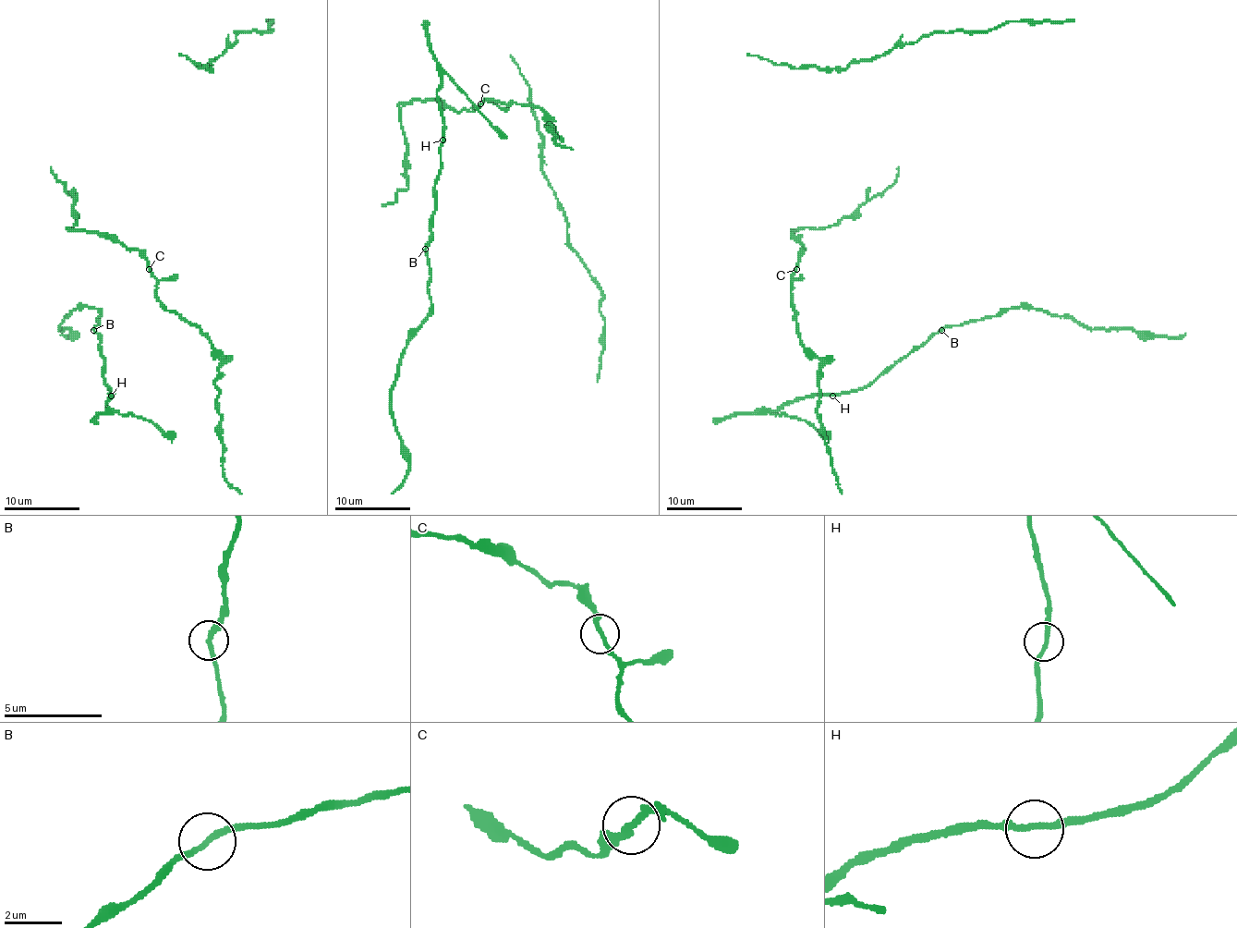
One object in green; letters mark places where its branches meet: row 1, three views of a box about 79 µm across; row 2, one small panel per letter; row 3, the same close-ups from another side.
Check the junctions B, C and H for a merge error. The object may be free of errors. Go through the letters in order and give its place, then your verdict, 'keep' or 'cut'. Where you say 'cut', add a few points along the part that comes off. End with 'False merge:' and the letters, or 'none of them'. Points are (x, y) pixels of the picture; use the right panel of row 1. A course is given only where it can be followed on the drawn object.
B: (941, 330) | keep
C: (796, 269) | keep
H: (832, 396) | keep
False merge: none of them

